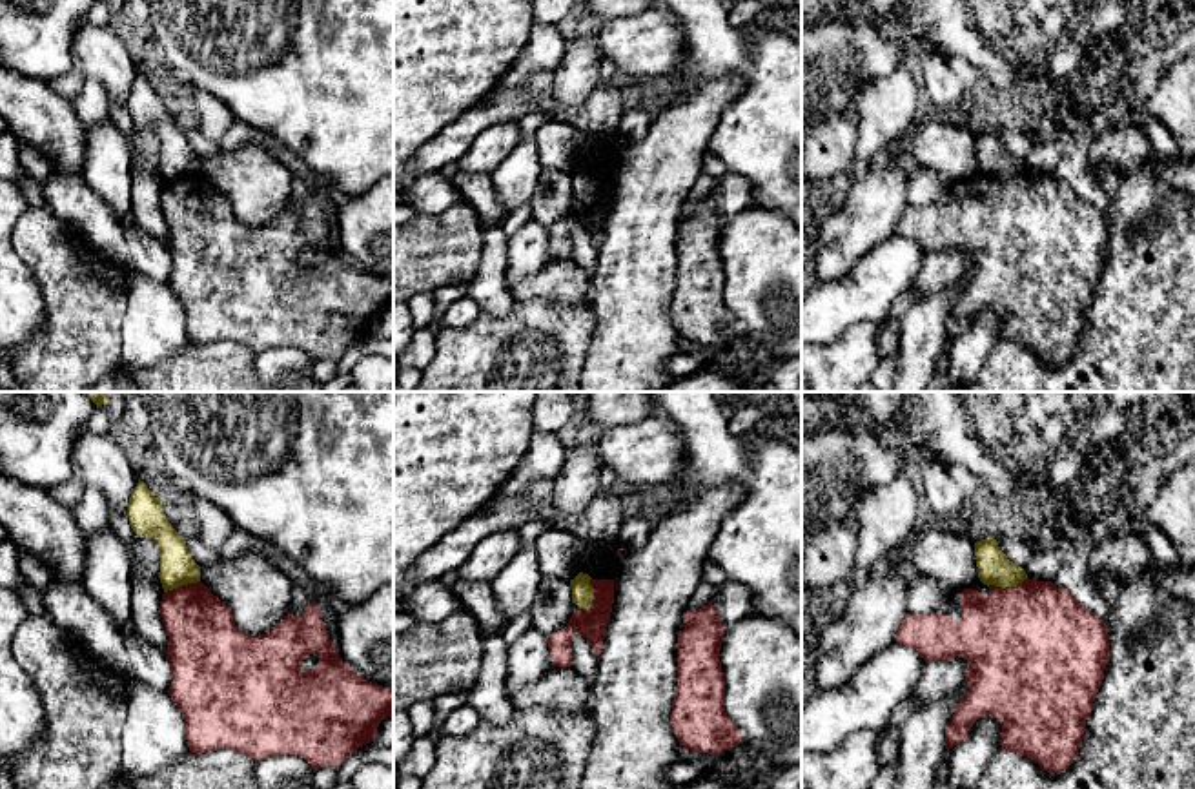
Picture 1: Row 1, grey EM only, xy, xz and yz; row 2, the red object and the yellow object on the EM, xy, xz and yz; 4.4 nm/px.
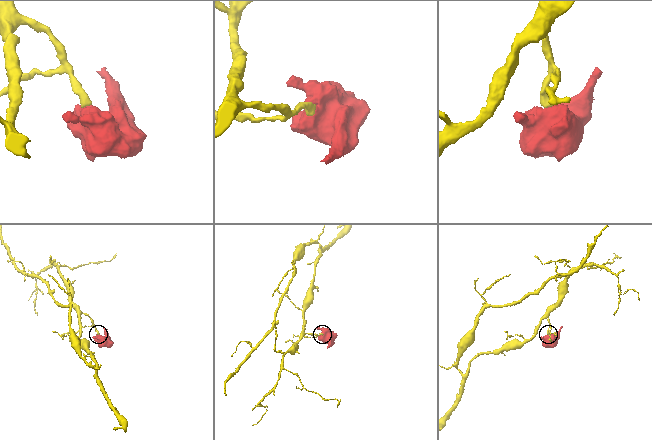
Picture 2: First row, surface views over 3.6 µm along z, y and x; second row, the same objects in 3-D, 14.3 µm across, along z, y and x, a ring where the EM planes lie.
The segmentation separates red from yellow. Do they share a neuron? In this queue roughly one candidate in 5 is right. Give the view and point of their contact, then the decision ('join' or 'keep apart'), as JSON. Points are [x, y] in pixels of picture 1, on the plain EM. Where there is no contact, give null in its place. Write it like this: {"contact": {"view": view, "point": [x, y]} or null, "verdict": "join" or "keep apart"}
{"contact": {"view": "xz", "point": [594, 188]}, "verdict": "keep apart"}

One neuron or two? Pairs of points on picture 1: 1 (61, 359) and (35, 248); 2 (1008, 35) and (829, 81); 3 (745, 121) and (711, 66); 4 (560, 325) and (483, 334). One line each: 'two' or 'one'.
1: one
2: one
3: one
4: one

